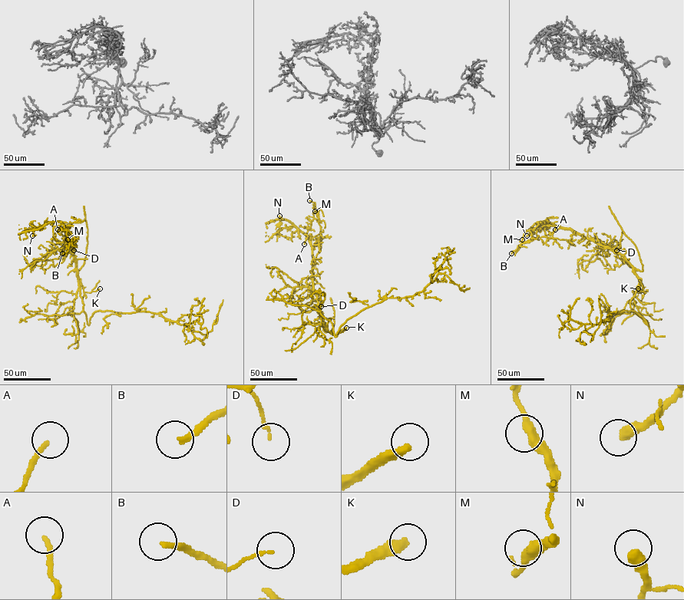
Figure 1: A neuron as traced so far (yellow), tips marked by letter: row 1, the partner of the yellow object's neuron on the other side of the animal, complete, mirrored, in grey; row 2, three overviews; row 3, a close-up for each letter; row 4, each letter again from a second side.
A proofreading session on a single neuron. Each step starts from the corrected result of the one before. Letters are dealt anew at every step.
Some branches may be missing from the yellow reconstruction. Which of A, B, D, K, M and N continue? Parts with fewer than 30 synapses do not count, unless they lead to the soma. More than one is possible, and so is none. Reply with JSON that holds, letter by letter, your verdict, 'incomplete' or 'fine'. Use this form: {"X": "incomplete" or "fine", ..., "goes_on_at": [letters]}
{"A": "fine", "B": "incomplete", "D": "fine", "K": "incomplete", "M": "fine", "N": "incomplete", "goes_on_at": ["B", "K", "N"]}

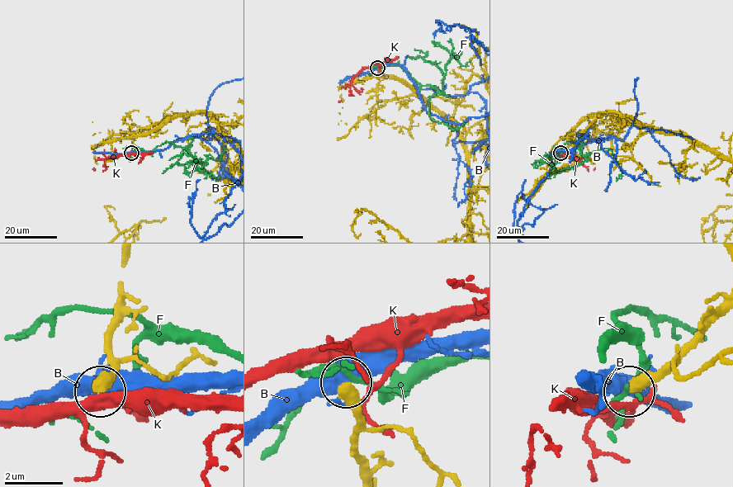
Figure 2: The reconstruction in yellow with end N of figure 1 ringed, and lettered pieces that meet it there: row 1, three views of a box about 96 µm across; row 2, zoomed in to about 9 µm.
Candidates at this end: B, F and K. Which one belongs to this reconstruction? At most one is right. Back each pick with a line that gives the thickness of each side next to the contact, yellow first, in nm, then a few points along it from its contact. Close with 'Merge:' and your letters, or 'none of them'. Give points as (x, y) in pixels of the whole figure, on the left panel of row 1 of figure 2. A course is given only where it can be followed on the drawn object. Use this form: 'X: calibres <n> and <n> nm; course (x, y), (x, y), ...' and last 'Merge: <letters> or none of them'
Merge: none of them

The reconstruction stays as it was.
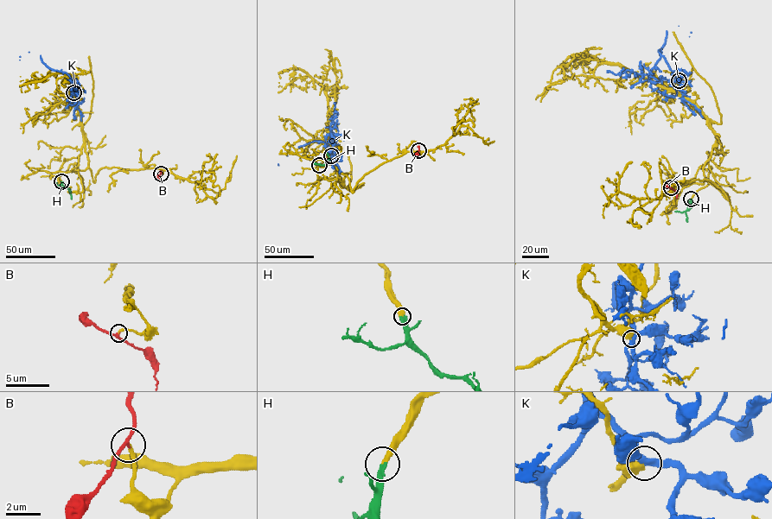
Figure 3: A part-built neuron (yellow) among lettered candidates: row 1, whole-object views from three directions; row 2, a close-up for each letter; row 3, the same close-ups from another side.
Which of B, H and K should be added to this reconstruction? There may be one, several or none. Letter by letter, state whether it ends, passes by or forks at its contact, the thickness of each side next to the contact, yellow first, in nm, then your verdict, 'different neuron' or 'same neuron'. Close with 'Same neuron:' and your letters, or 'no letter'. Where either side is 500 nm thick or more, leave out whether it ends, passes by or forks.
B: it passes by; 200 nm thick on the yellow side, 190 nm on the other; same neuron
H: it ends there; 360 nm thick on the yellow side, 320 nm on the other; same neuron
K: 500 nm thick on the yellow side, 400 nm on the other; different neuron
Same neuron: B, H

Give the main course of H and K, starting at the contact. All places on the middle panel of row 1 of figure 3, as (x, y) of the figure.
H: (319, 165), (328, 163), (327, 153)
K: (331, 155), (326, 143), (313, 142), (298, 147), (277, 164)

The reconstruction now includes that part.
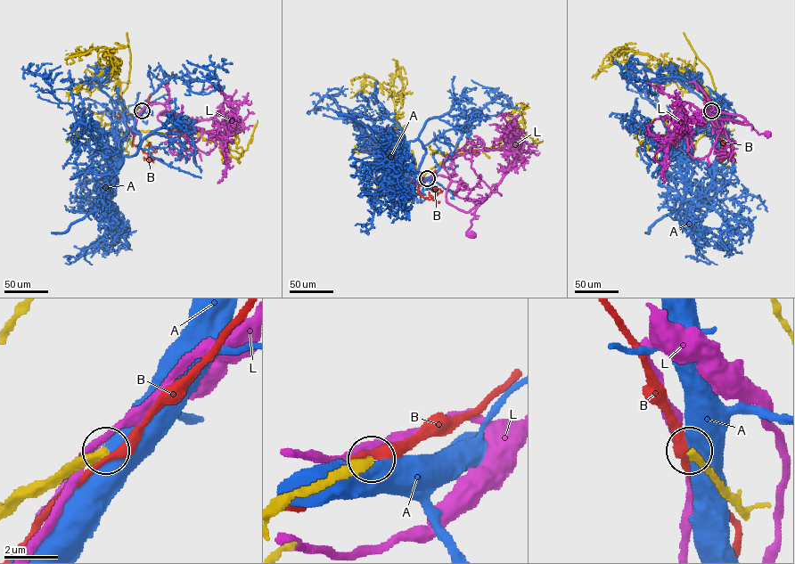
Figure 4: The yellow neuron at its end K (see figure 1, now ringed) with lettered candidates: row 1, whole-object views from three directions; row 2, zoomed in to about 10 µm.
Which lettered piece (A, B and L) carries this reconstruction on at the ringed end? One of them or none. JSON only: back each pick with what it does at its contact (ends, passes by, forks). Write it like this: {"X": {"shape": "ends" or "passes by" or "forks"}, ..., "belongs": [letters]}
{"belongs": []}

